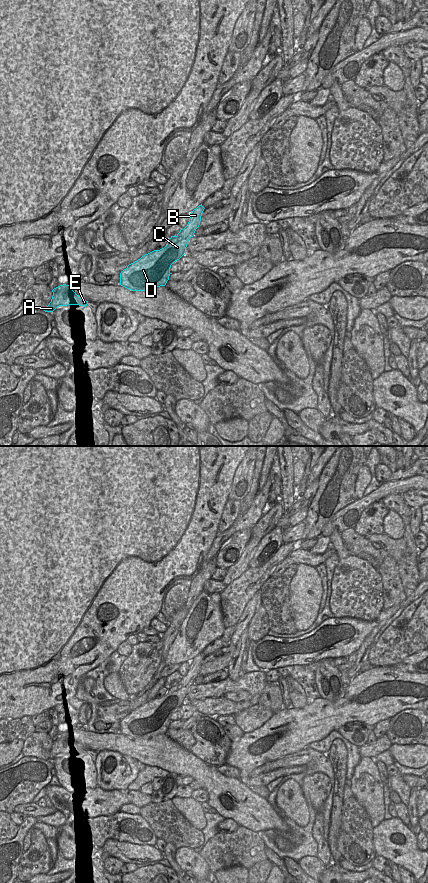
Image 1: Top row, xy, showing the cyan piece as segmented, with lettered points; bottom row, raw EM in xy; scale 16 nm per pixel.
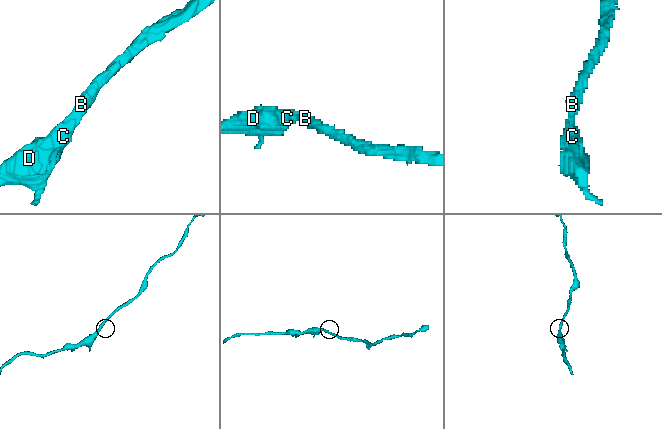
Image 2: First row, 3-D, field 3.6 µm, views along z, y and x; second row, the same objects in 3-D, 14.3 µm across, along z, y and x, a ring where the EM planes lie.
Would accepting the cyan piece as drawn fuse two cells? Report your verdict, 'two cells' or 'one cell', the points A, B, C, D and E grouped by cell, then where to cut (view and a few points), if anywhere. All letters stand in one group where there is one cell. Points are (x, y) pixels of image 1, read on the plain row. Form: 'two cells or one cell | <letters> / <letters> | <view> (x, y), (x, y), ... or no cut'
one cell | A B C D E | no cut

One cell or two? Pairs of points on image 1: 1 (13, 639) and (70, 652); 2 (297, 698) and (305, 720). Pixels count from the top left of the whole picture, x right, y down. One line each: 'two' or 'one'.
1: one
2: two

